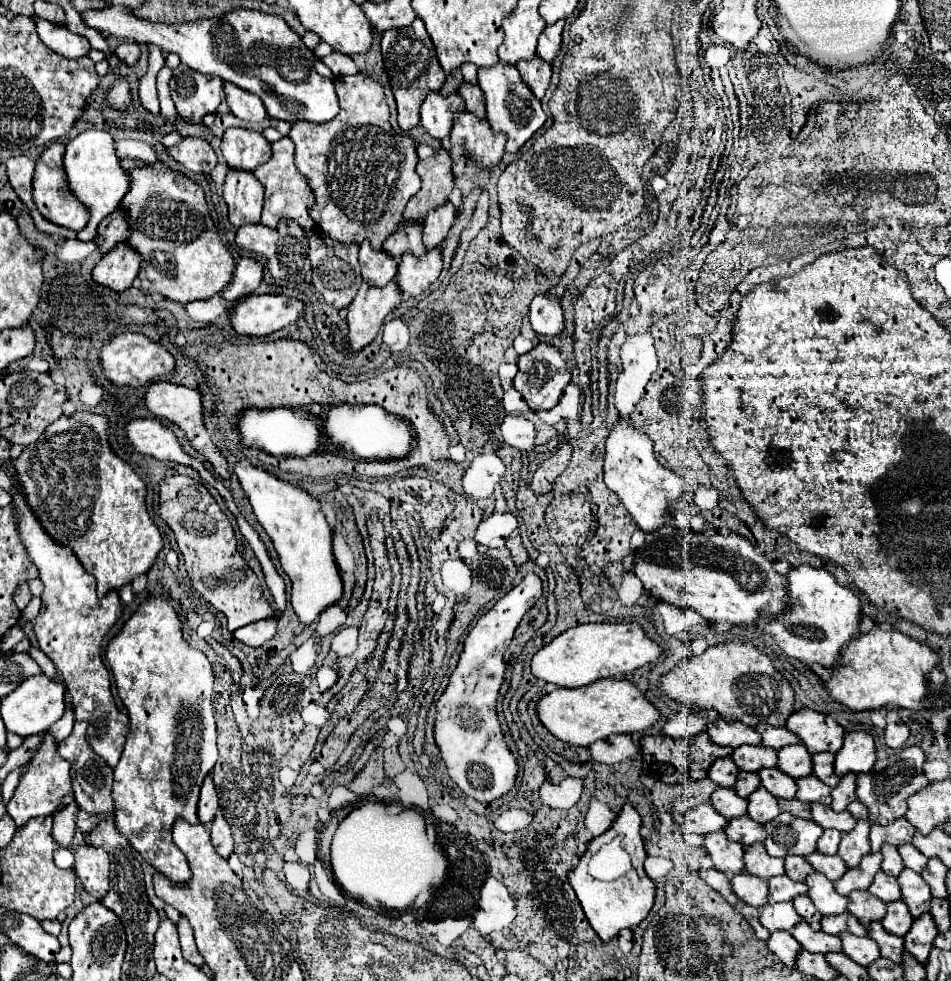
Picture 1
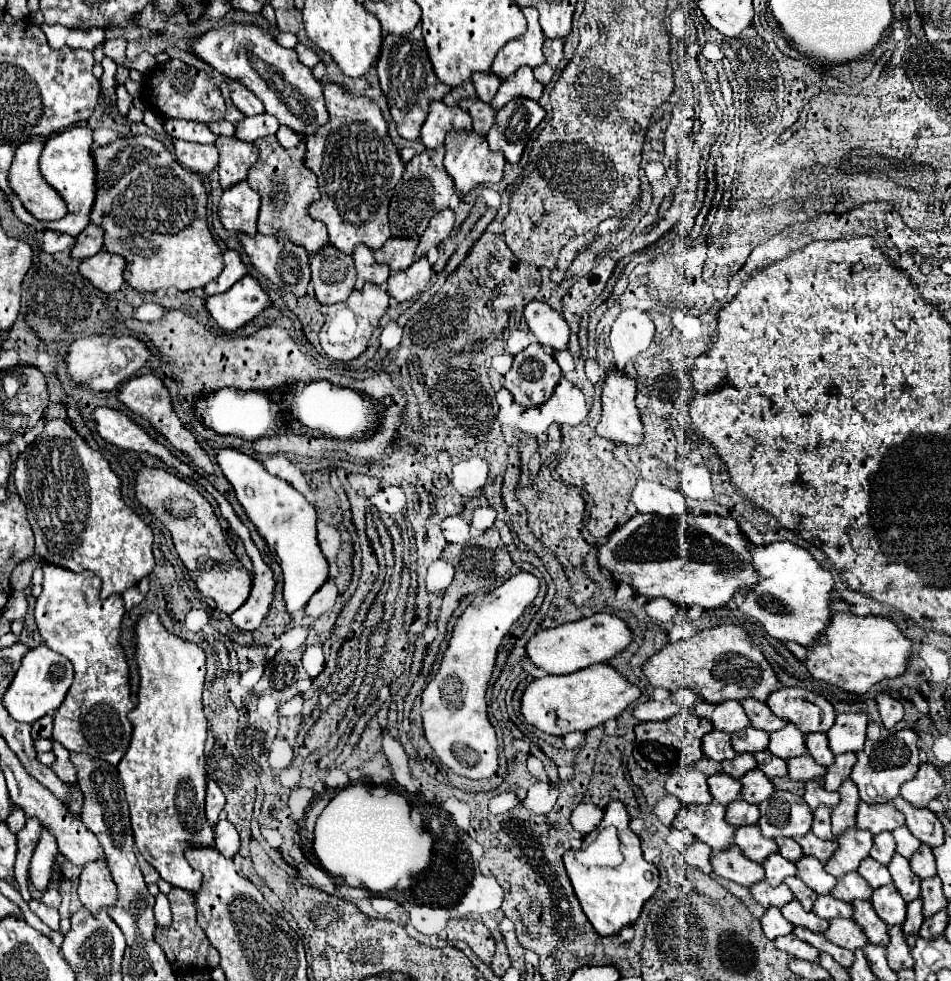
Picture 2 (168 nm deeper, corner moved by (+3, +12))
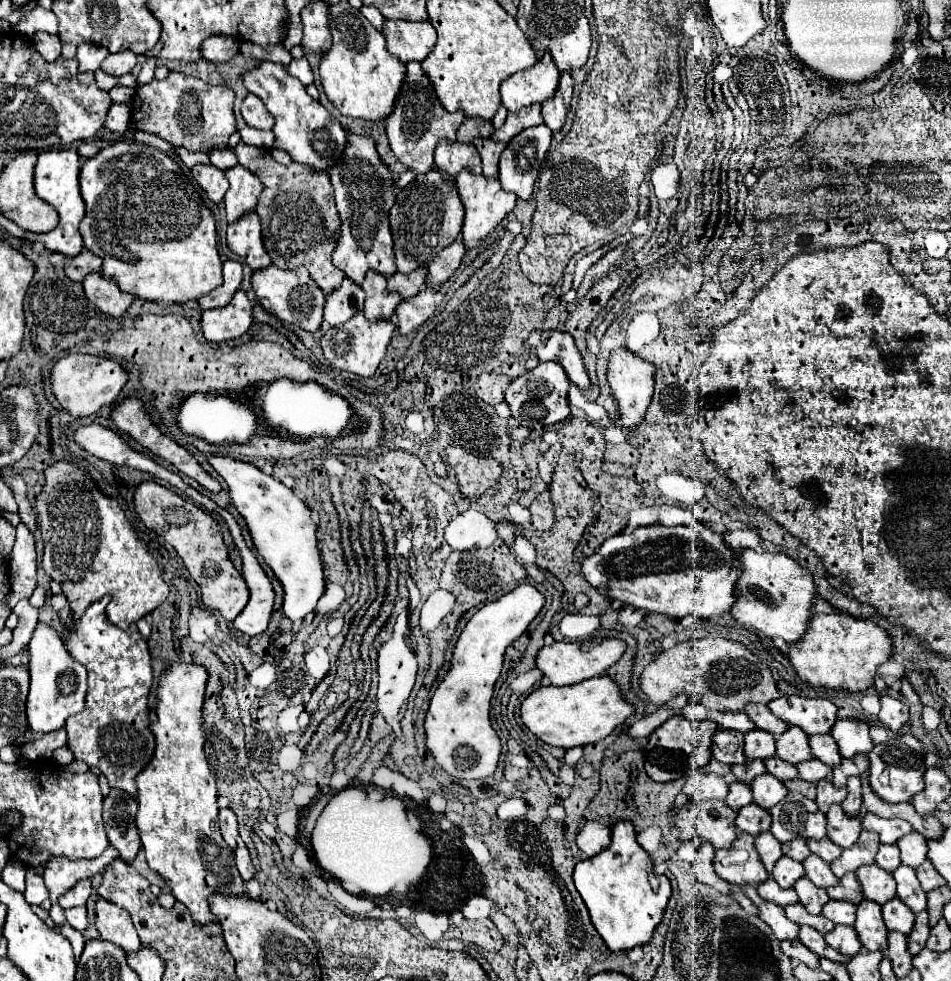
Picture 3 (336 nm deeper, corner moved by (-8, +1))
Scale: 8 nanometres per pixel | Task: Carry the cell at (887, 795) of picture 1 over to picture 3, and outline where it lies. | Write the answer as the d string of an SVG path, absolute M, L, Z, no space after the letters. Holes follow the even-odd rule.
M899 734L895 740L889 740L885 744L877 744L869 754L869 784L873 792L889 804L899 804L899 802L909 802L915 794L919 794L923 786L923 774L925 774L925 764L923 764L923 746L915 736L909 734Z

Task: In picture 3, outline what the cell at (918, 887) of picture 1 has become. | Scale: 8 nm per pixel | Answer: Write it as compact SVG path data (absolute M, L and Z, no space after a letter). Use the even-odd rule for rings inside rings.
M901 864L893 872L893 878L897 882L897 898L901 898L915 914L921 910L927 910L927 896L919 886L913 868L907 868Z

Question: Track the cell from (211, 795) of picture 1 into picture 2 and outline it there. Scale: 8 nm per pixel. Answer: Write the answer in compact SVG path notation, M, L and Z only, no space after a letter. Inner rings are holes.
M208 781L208 791L206 791L206 817L208 823L214 827L218 823L220 811L224 809L224 793L214 781Z

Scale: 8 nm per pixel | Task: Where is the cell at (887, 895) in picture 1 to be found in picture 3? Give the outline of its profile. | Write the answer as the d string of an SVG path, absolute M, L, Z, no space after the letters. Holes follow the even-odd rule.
M871 864L871 866L861 866L857 872L857 878L863 886L863 894L867 900L873 900L877 904L885 904L895 896L895 882L889 872L883 868Z

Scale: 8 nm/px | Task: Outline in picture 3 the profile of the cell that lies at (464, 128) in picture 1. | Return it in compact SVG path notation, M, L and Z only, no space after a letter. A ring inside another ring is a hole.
M461 170L461 174L457 174L455 182L457 182L461 202L465 206L465 222L463 222L461 234L463 234L465 246L473 248L513 210L517 198L513 198L513 194L501 190L501 184L497 182L497 178L485 178L483 174L469 174L469 170Z

